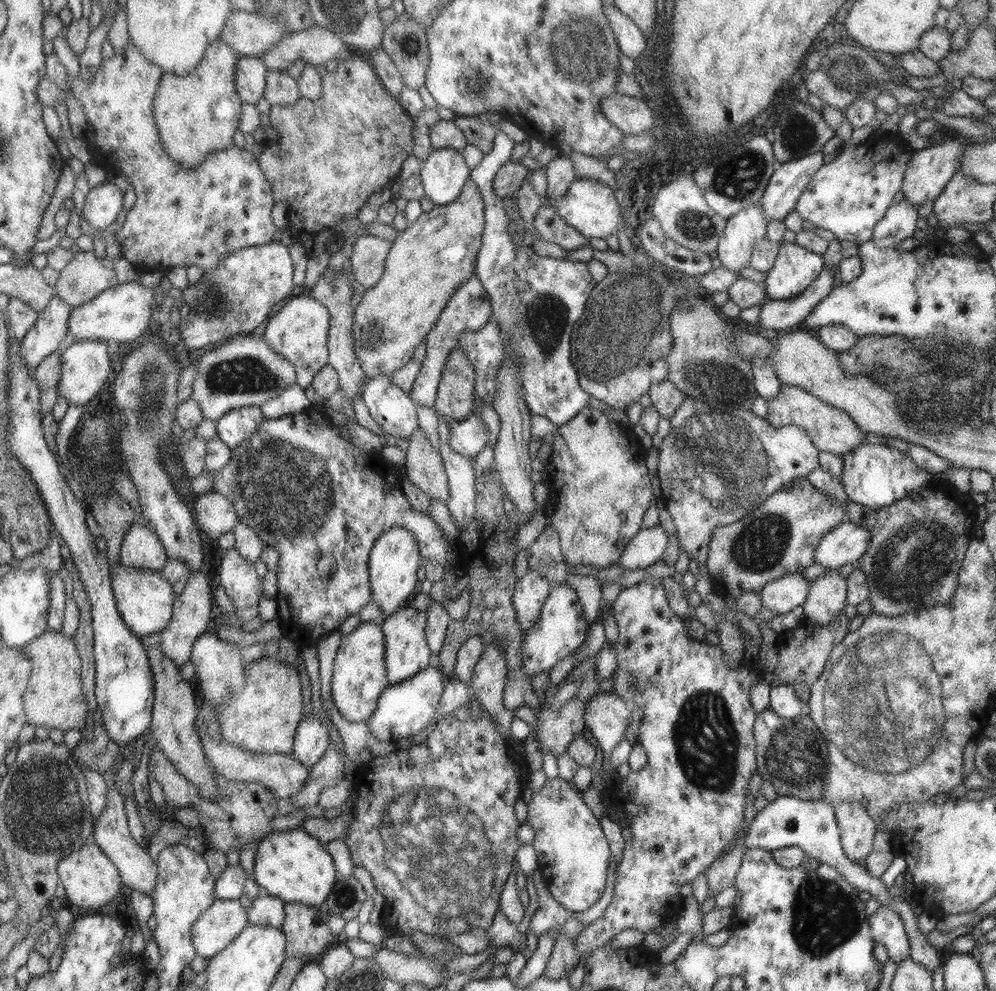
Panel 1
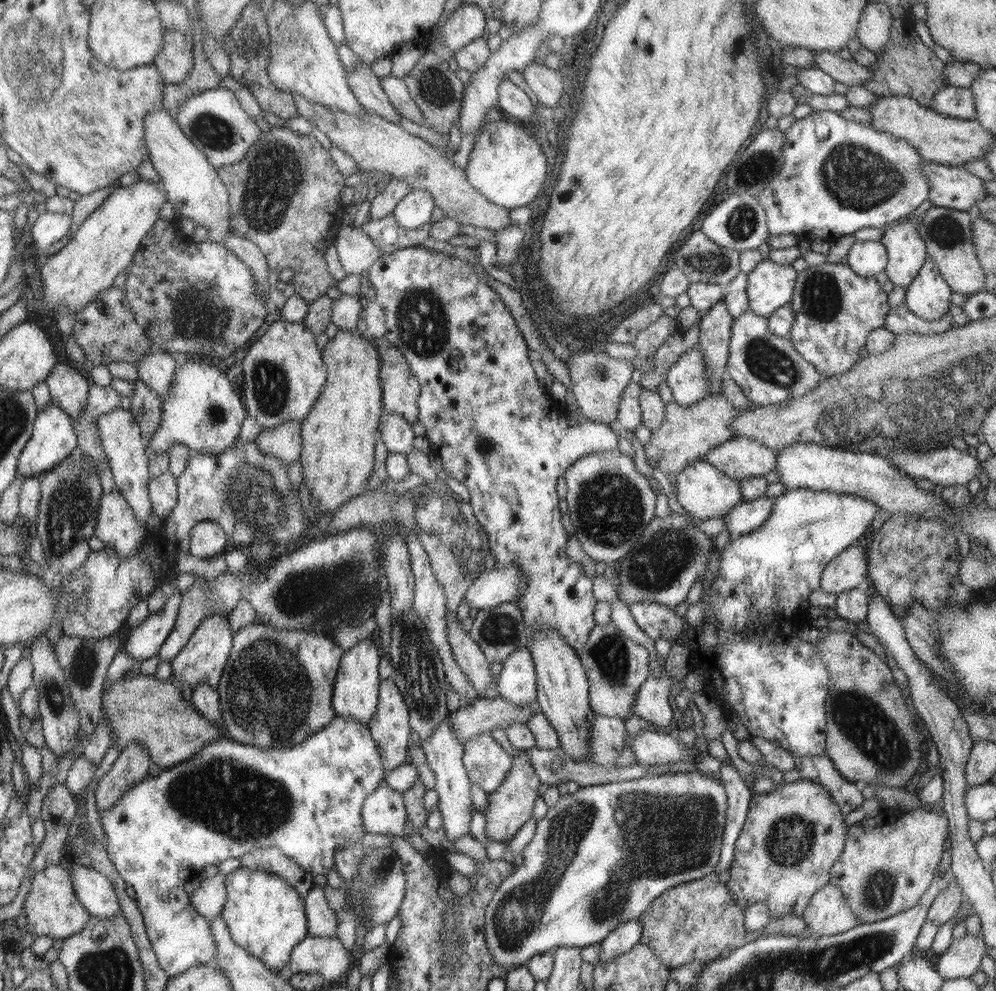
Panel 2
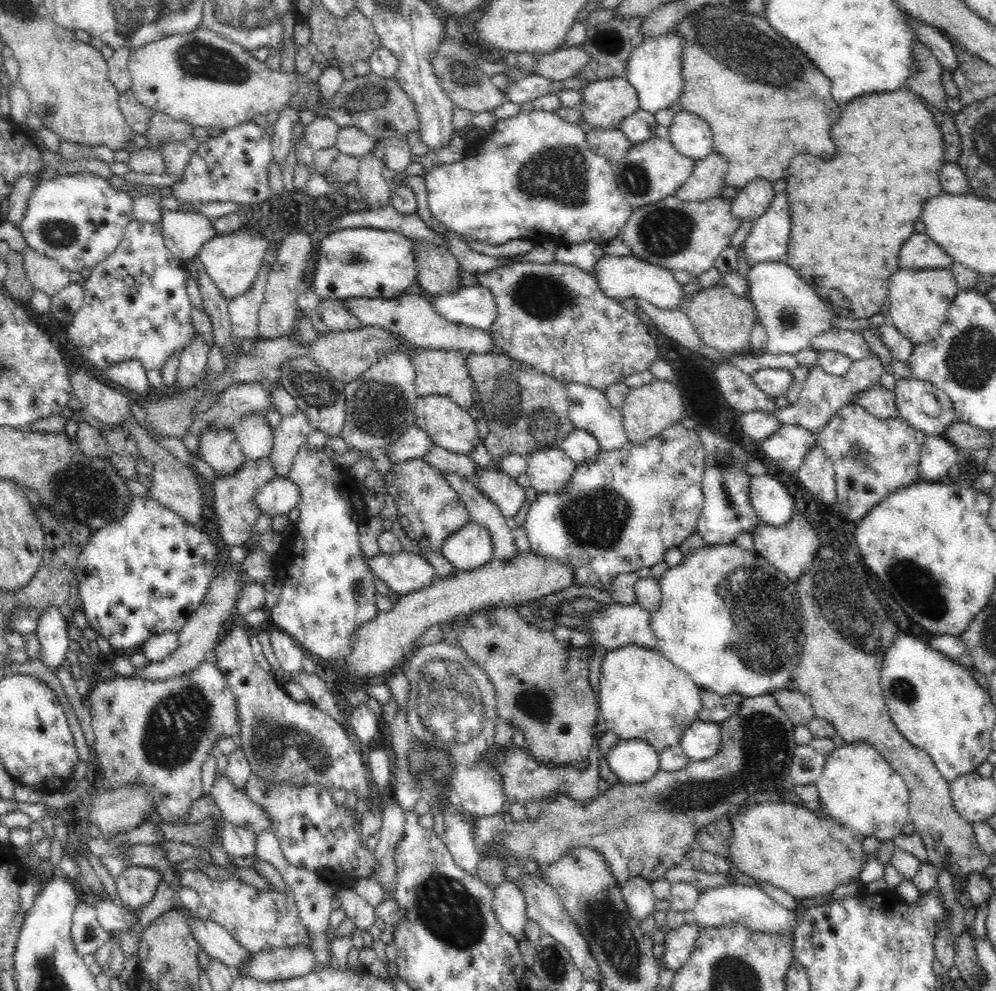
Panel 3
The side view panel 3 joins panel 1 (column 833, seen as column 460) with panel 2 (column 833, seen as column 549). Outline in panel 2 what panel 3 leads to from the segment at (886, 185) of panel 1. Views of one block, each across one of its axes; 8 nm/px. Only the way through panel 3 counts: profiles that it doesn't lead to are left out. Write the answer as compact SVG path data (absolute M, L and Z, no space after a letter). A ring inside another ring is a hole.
M823 110L823 112L813 111L812 114L794 122L785 132L786 142L782 144L784 162L782 162L780 174L776 178L772 178L768 186L756 195L756 198L760 201L760 205L764 206L764 210L767 211L769 237L772 237L772 235L793 234L810 242L815 238L822 238L822 240L832 243L844 235L854 235L860 228L882 228L884 224L900 220L900 218L908 216L912 210L916 210L924 200L928 199L928 194L931 194L930 181L928 181L928 177L922 171L922 164L926 160L918 153L916 147L908 143L908 139L894 137L894 135L887 132L876 131L870 125L851 122L851 120L845 119L841 114L835 111L832 112L831 110Z

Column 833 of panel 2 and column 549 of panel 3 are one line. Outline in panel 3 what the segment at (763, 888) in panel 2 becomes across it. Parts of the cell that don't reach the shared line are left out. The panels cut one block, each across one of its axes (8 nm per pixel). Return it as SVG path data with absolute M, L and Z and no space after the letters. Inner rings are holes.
M762 694L758 697L744 697L736 714L728 720L720 722L721 749L713 757L705 761L689 760L688 764L676 772L660 769L650 780L636 783L616 783L602 794L594 795L588 800L578 800L565 792L556 792L545 803L546 808L540 812L536 820L521 819L513 822L506 831L499 832L499 838L491 843L479 859L476 874L496 888L504 882L505 865L514 860L532 858L540 868L553 865L566 853L573 849L592 849L600 853L607 862L608 872L611 873L615 884L624 885L633 878L645 878L651 883L664 878L666 870L682 863L682 858L695 846L698 832L710 822L727 814L730 807L743 806L749 796L760 790L778 790L782 788L782 780L789 775L790 764L796 742L794 724L782 710L775 697Z

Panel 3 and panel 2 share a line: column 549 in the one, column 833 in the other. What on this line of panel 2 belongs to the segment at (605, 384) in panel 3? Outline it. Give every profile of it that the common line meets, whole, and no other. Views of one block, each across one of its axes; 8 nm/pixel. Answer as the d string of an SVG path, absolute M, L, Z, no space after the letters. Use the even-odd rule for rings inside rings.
M826 262L820 266L809 266L800 272L796 280L794 297L789 303L795 314L790 341L823 377L844 374L854 368L856 361L860 360L858 351L866 346L872 330L886 324L888 312L891 312L888 296L889 294L876 281L876 277L864 277L848 265Z

